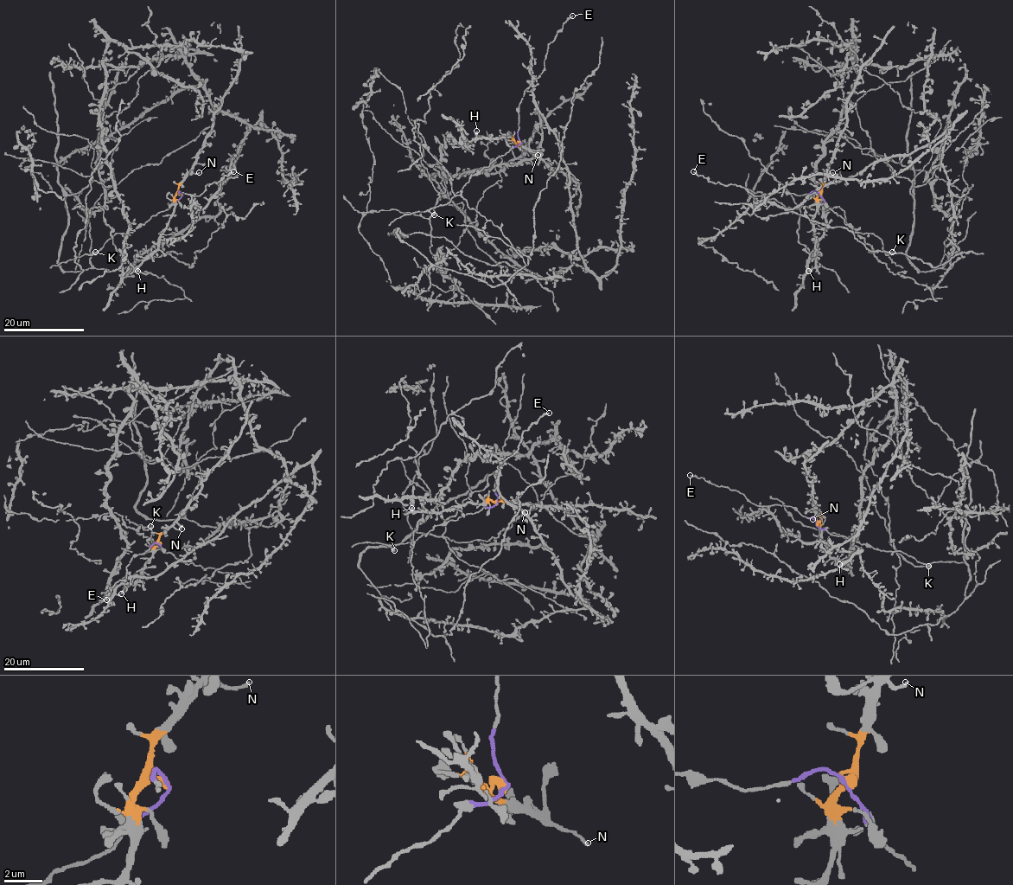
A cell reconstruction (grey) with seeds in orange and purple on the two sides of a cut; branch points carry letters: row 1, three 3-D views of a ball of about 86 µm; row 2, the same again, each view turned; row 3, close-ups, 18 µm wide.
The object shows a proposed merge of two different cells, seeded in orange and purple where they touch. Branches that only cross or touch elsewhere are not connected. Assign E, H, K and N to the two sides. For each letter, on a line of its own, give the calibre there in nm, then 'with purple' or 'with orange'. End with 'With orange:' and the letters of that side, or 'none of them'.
E: 160 nm thick; with purple
H: 460 nm thick; with orange
K: 500 nm thick; with purple
N: 140 nm thick; with orange
With orange: H, N

